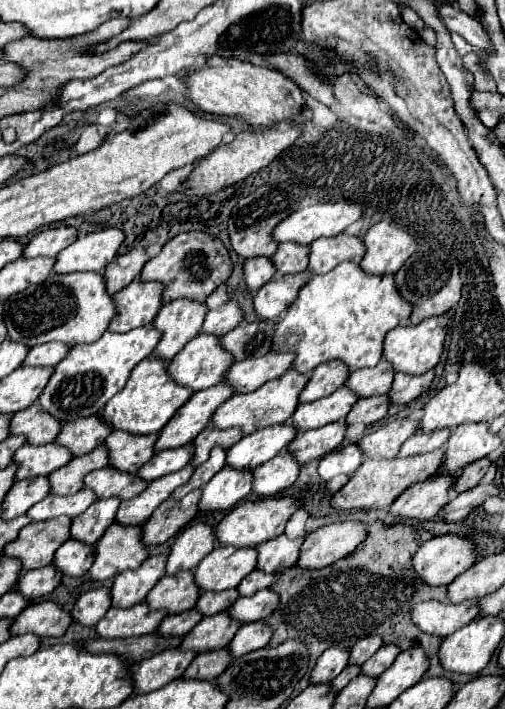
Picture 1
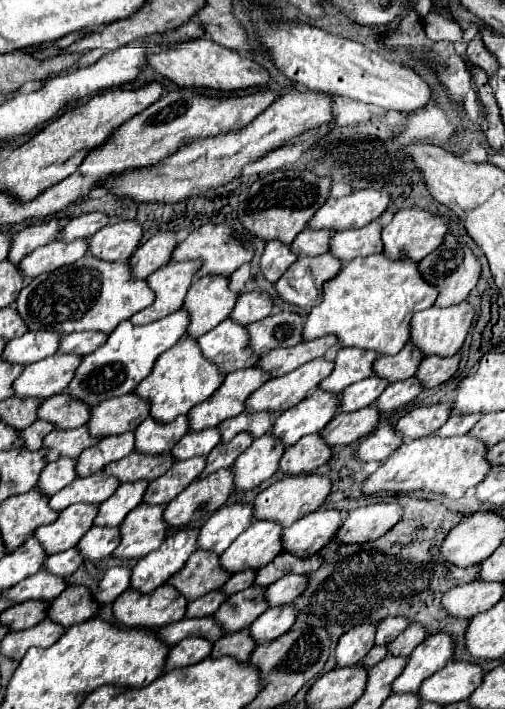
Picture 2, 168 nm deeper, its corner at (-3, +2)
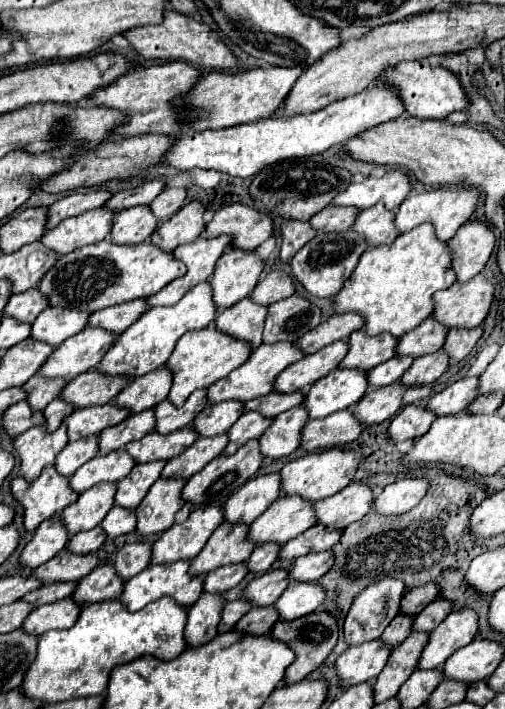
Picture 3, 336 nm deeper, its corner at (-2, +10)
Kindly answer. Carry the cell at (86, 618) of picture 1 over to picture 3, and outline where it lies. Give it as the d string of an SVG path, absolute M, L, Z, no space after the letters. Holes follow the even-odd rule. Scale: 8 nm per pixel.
M135 542L123 546L117 552L117 562L115 562L115 570L119 572L119 576L123 580L129 580L141 570L145 570L151 564L151 548L153 548L151 542Z

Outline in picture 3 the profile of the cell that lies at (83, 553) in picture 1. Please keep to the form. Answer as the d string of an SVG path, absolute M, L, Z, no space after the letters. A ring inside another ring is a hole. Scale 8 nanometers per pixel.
M115 506L115 508L111 508L111 512L107 514L107 518L101 522L101 526L103 526L103 530L107 532L109 538L117 538L117 536L129 534L129 532L133 532L135 526L137 526L135 510Z

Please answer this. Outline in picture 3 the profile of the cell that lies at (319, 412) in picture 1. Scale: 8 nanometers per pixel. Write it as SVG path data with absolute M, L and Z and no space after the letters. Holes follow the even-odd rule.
M395 356L391 360L387 360L385 364L379 364L377 368L369 370L369 384L373 388L381 388L381 386L387 386L387 384L393 384L397 382L403 372L413 364L413 356Z

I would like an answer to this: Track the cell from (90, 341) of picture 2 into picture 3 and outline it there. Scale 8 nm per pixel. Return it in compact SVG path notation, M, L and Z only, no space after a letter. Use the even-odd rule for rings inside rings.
M147 298L131 300L127 304L117 304L117 306L93 312L89 318L89 326L103 326L103 328L109 328L111 332L121 334L123 328L127 330L147 310L149 310Z

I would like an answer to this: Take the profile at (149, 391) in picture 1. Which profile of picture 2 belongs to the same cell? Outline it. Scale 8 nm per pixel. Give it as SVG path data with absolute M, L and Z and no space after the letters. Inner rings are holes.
M182 338L176 346L160 354L160 358L154 362L150 376L136 386L134 394L150 402L150 418L168 424L176 416L186 414L192 406L208 400L222 384L222 380L224 376L218 372L218 368L202 356L198 342L192 338Z

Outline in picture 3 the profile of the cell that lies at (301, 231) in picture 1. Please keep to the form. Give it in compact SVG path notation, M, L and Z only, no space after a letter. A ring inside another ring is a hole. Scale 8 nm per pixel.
M391 168L383 176L369 176L351 179L351 186L335 196L333 204L357 206L365 210L377 202L383 202L385 208L395 210L411 192L411 178L401 168Z

